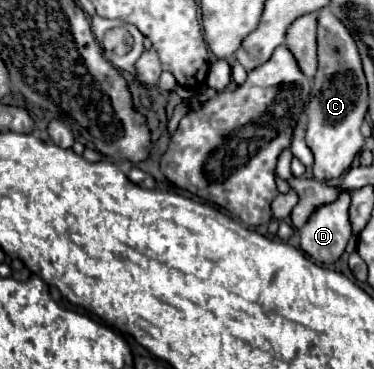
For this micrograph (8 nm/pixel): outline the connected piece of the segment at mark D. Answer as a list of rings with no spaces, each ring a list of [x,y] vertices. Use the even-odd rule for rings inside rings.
[[[344,192],[336,202],[318,208],[310,220],[298,230],[300,248],[318,262],[334,264],[344,254],[344,248],[352,236],[348,220],[350,196]]]

